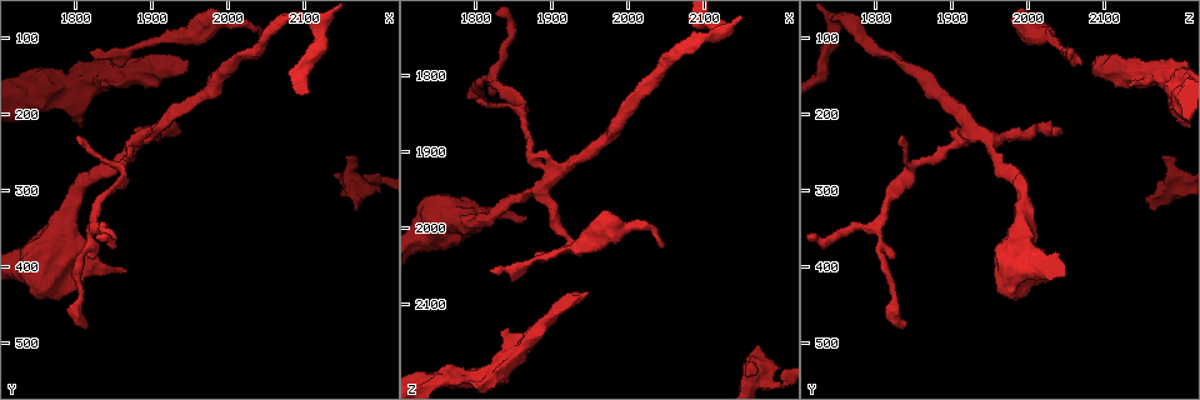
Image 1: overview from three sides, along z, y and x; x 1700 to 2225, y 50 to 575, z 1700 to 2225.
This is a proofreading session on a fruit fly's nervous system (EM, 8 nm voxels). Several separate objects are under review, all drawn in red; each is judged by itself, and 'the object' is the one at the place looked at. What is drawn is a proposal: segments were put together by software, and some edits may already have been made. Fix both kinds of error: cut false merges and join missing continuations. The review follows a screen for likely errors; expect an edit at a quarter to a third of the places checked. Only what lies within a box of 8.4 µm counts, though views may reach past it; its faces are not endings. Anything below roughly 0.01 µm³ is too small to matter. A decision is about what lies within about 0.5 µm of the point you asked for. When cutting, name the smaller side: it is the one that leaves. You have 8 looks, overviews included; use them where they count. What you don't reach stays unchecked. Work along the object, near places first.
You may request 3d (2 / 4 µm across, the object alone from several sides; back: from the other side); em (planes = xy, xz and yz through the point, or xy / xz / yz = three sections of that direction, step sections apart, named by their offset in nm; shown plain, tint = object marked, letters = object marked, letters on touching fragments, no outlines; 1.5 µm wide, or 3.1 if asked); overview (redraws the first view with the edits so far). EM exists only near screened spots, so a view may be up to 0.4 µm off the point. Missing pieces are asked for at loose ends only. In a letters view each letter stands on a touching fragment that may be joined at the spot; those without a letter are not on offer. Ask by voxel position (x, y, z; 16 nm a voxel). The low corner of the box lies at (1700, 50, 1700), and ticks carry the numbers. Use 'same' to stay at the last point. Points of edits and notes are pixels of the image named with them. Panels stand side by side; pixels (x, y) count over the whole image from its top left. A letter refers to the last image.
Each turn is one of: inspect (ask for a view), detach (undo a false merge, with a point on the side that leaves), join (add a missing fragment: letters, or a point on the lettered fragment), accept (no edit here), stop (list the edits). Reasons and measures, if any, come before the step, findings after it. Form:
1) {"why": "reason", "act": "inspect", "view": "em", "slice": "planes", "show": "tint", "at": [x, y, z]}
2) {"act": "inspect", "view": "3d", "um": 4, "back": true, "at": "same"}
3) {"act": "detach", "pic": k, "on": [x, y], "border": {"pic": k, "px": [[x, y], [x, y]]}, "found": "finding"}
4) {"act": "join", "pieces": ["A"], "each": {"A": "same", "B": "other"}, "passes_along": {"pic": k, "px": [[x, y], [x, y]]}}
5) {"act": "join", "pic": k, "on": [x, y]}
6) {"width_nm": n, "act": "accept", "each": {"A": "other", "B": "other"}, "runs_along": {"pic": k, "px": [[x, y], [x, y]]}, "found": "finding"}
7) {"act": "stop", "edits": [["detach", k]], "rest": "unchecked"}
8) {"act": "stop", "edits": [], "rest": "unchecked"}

{"why": "branch stops here", "act": "inspect", "view": "em", "slice": "planes", "show": "letters", "at": [1865, 405, 1990]}

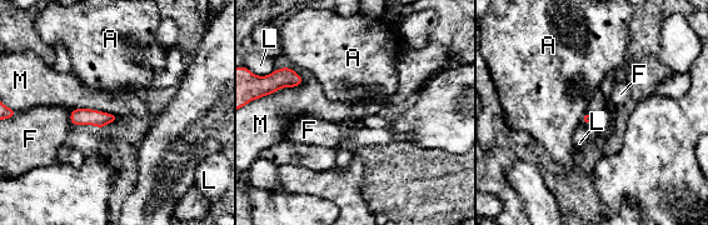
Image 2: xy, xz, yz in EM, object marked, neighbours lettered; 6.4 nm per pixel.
{"act": "accept", "each": {"A": "other", "F": "other", "L": "other", "M": "other"}, "border": {"pic": 2, "px": [[71, 109], [99, 109], [118, 116]]}, "found": "no lettered fragment goes on from it"}

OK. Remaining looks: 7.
{"why": "an open end", "act": "inspect", "view": "em", "slice": "xz", "step": 8, "show": "tint", "at": [1945, 140, 2085]}

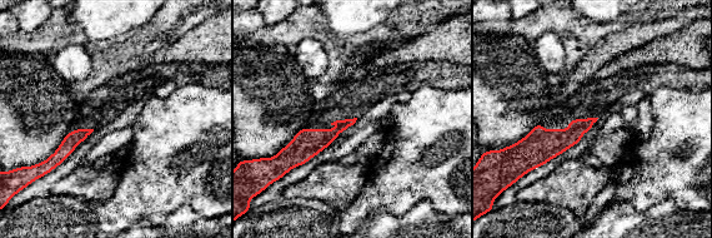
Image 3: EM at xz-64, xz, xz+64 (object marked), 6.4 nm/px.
{"why": "another direction", "act": "inspect", "view": "em", "slice": "planes", "show": "letters", "at": "same"}

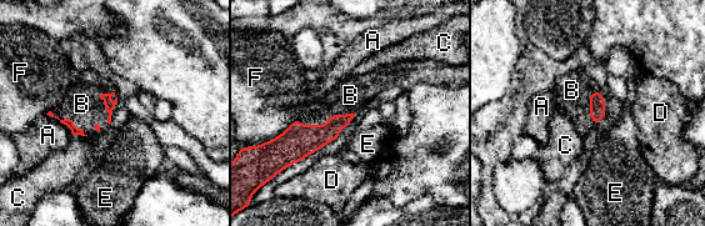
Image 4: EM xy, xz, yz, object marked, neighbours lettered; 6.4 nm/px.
{"longest_contact_nm": ["B", 380], "act": "join", "pieces": ["B"], "each": {"A": "other", "B": "same", "C": "other", "D": "other", "E": "other", "F": "other"}, "found": "it goes on there"}

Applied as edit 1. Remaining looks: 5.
{"why": "thin end", "act": "inspect", "view": "3d", "um": 2, "at": [2040, 95, 2025]}

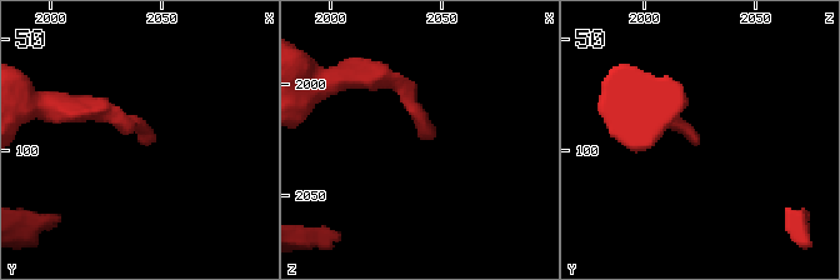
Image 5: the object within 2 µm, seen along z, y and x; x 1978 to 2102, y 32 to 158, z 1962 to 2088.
{"act": "inspect", "view": "em", "slice": "planes", "show": "tint", "at": [2040, 96, 2023]}

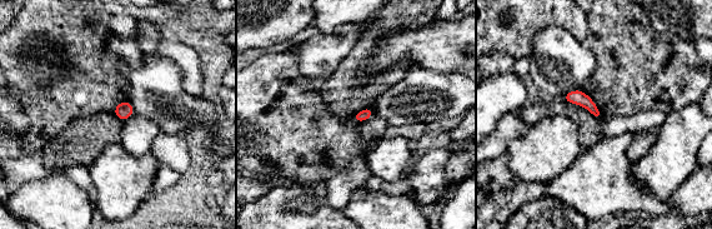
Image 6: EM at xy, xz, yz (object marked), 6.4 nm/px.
{"act": "inspect", "view": "em", "slice": "planes", "show": "letters", "at": "same"}

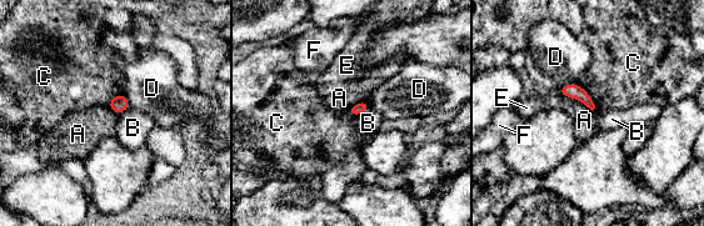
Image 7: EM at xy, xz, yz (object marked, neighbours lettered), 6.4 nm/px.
{"longest_contact_nm": ["A", 240], "act": "accept", "each": {"A": "other", "B": "other", "C": "other", "D": "other", "E": "other", "F": "other"}, "found": "no lettered fragment goes on from it"}

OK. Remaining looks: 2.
{"act": "stop", "edits": [["join", 4]], "rest": "unchecked"}

